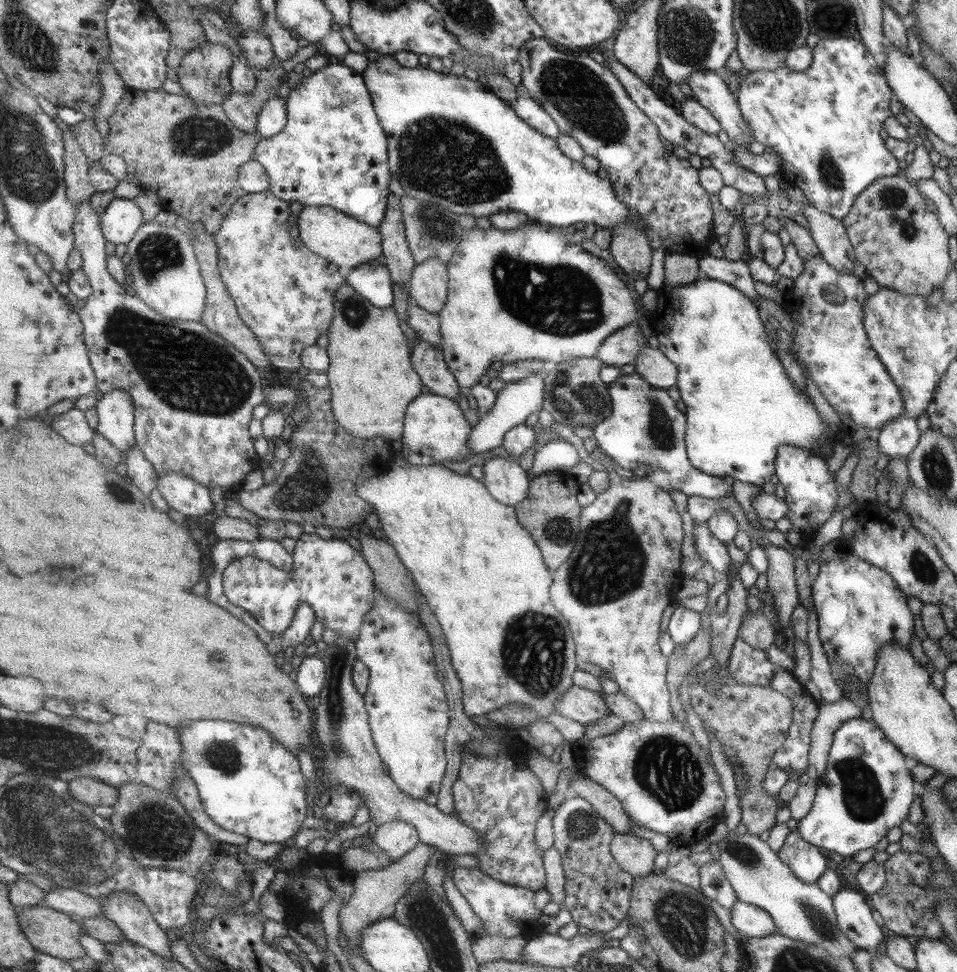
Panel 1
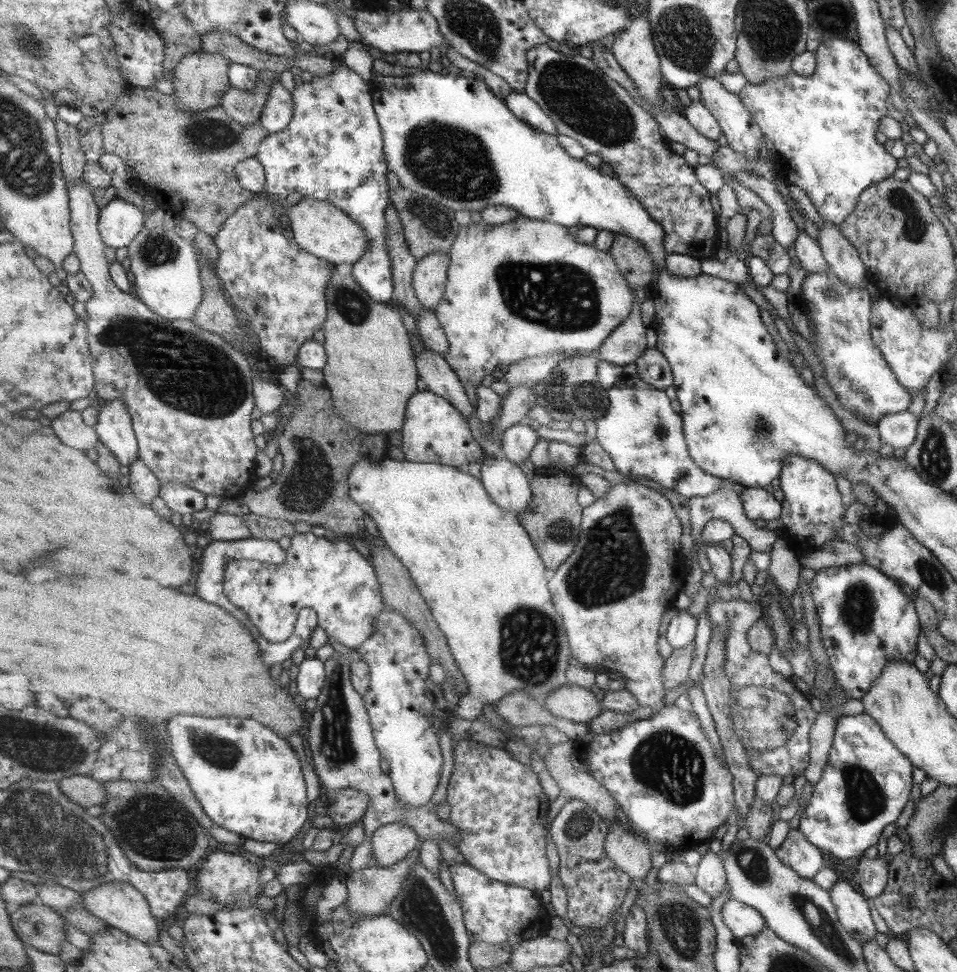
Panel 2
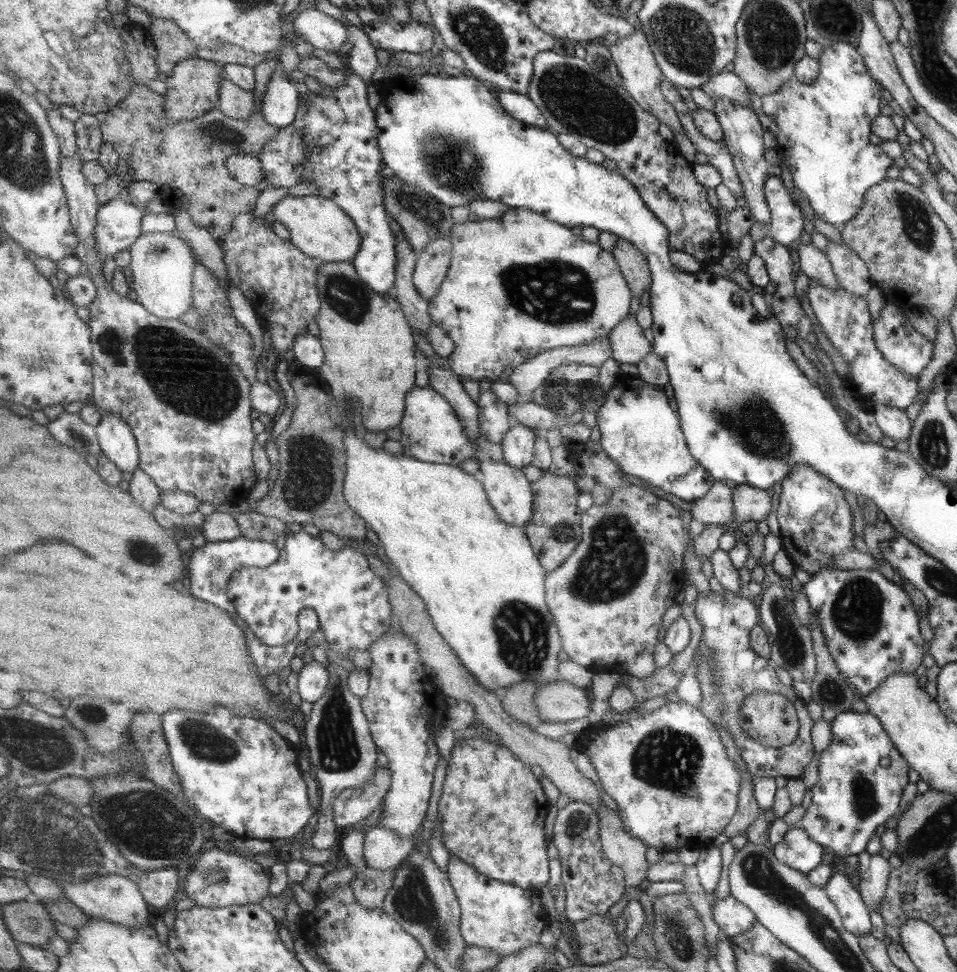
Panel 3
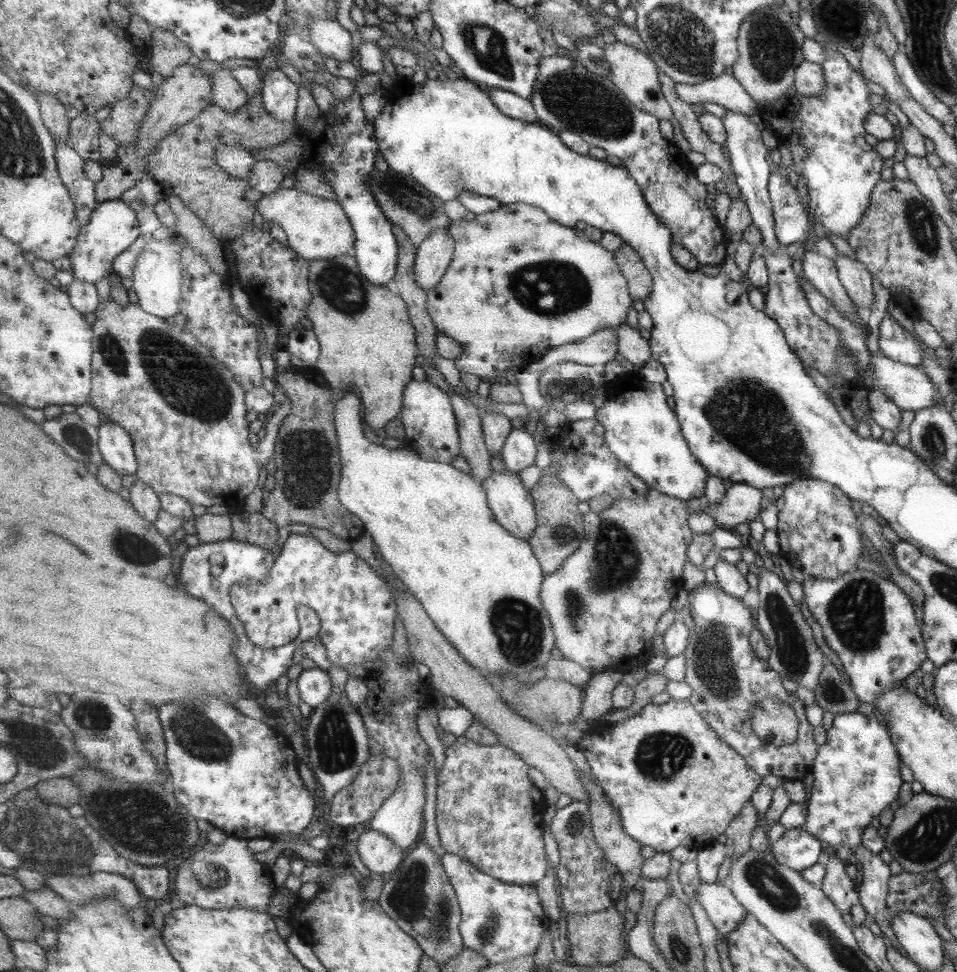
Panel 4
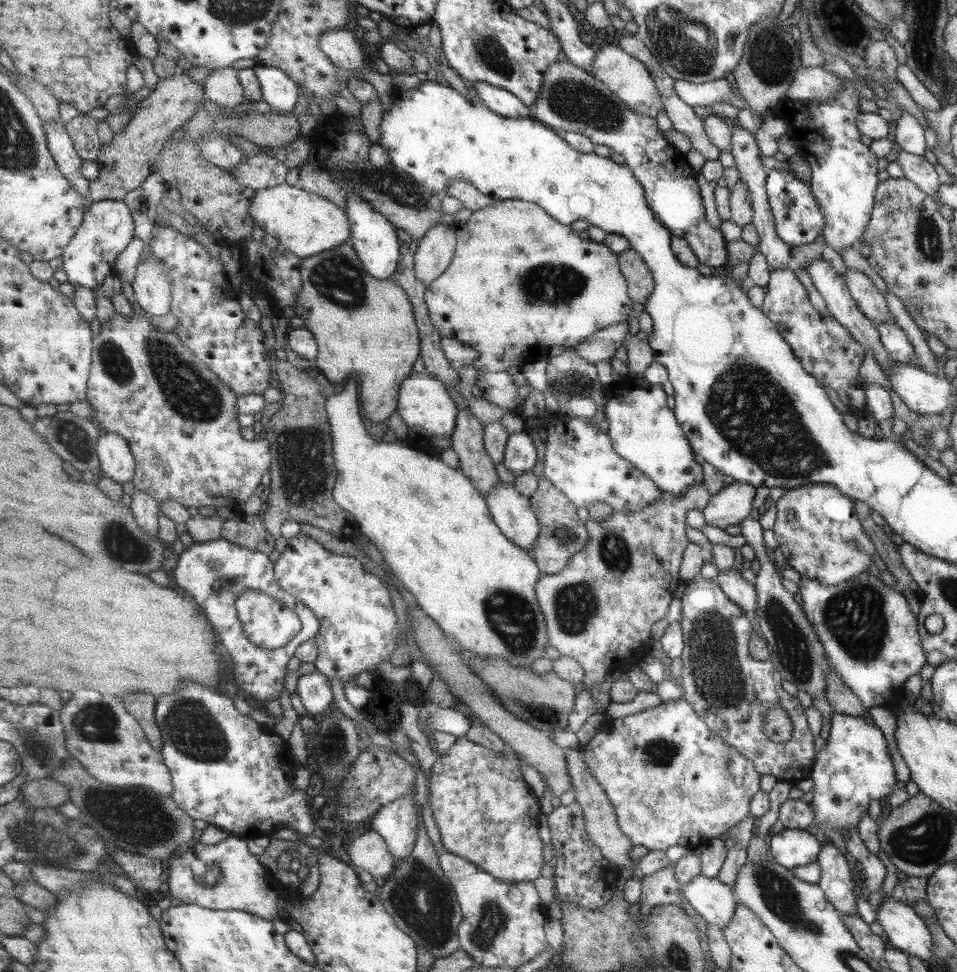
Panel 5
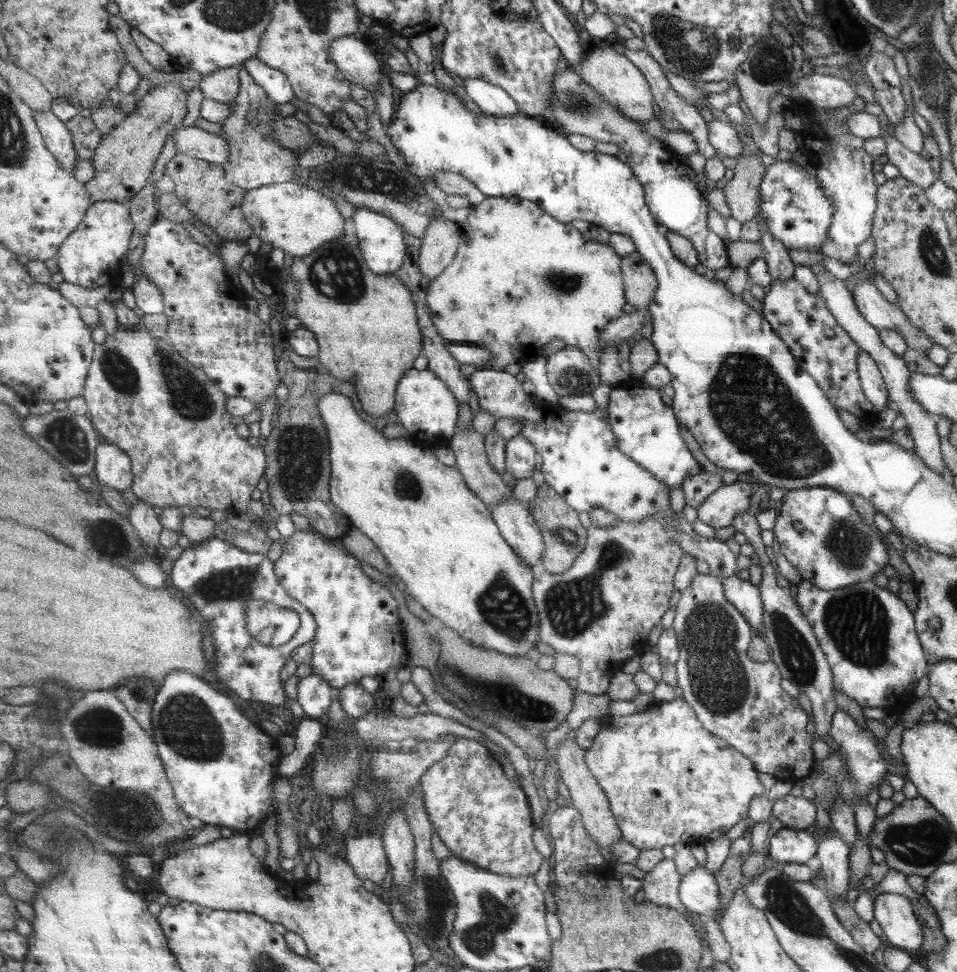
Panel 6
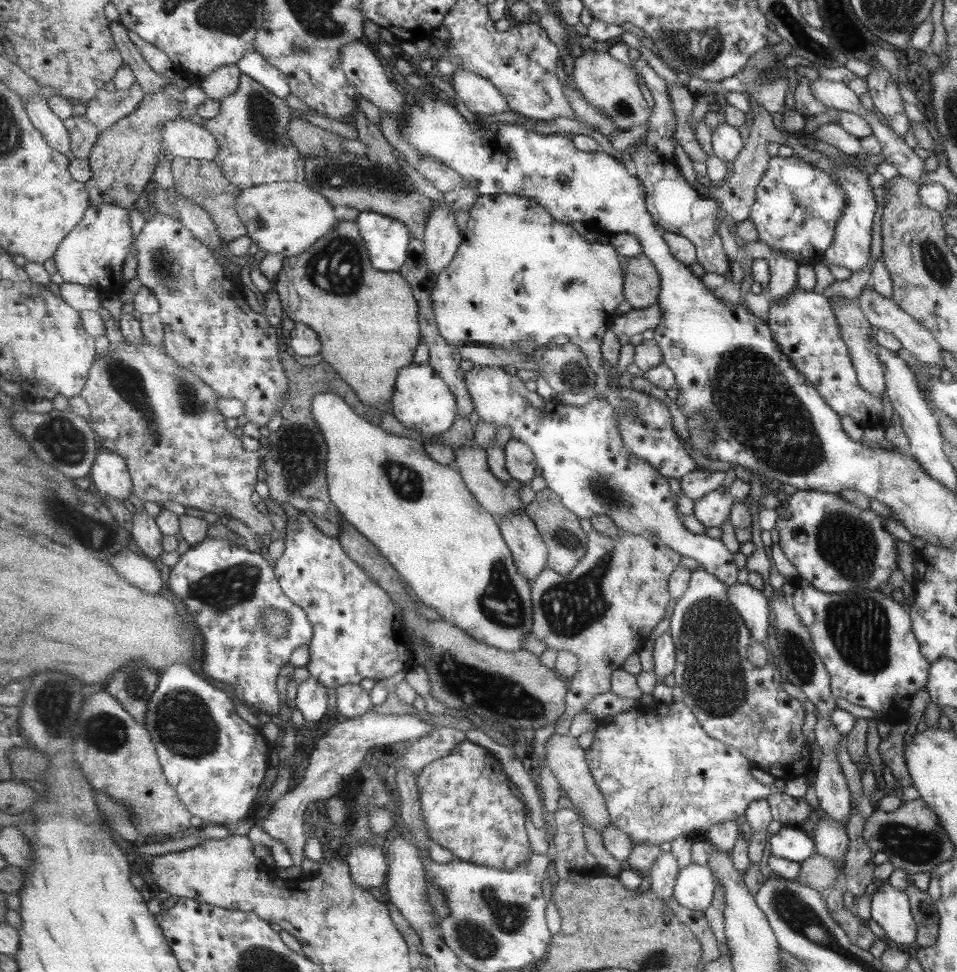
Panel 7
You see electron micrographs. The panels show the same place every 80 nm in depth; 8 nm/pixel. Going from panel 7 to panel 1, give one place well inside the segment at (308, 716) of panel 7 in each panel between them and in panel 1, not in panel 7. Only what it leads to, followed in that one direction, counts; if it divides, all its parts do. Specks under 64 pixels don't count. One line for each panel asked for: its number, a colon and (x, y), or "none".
1: (312, 674)
2: (312, 677)
3: (314, 678)
4: (314, 685)
5: (314, 689)
6: (314, 693)

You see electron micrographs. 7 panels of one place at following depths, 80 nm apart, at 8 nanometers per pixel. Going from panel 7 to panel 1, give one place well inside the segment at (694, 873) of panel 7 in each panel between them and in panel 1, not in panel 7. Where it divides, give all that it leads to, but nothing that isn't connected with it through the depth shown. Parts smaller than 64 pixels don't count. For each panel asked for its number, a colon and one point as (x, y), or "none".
1: (748, 920)
2: (741, 920)
3: (732, 918)
4: (724, 912)
5: (712, 900)
6: (698, 892)

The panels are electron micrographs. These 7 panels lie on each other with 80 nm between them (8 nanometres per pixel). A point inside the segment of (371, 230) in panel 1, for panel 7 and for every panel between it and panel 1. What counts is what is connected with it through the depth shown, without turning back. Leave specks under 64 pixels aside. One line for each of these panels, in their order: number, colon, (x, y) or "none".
2: (321, 228)
3: (318, 226)
4: (317, 228)
5: (305, 223)
6: (296, 218)
7: (286, 218)

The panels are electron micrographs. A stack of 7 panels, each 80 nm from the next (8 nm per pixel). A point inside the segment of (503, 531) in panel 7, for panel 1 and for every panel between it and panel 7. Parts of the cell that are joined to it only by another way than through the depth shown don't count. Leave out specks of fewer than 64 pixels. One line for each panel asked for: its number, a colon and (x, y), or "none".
1: (506, 482)
2: (506, 486)
3: (507, 490)
4: (515, 512)
5: (511, 512)
6: (515, 523)

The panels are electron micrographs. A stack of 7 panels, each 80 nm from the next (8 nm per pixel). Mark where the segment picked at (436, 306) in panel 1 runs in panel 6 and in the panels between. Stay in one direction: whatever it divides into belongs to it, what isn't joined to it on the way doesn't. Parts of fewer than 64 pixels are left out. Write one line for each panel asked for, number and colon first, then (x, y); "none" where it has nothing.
2: (430, 276)
3: (432, 266)
4: (435, 254)
5: (434, 255)
6: (438, 247)

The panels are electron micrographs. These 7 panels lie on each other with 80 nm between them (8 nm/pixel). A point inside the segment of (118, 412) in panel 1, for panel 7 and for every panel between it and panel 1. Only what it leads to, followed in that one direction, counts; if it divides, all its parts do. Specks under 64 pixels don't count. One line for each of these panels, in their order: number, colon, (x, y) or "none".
2: (115, 428)
3: (118, 441)
4: (116, 445)
5: (117, 461)
6: (114, 468)
7: (110, 475)

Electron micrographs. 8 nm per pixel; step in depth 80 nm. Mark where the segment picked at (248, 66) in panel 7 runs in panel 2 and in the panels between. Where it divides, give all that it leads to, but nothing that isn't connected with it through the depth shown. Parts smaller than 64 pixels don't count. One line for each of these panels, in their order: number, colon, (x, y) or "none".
2: (278, 113)
3: (281, 102)
4: (281, 96)
5: (279, 90)
6: (276, 83)

